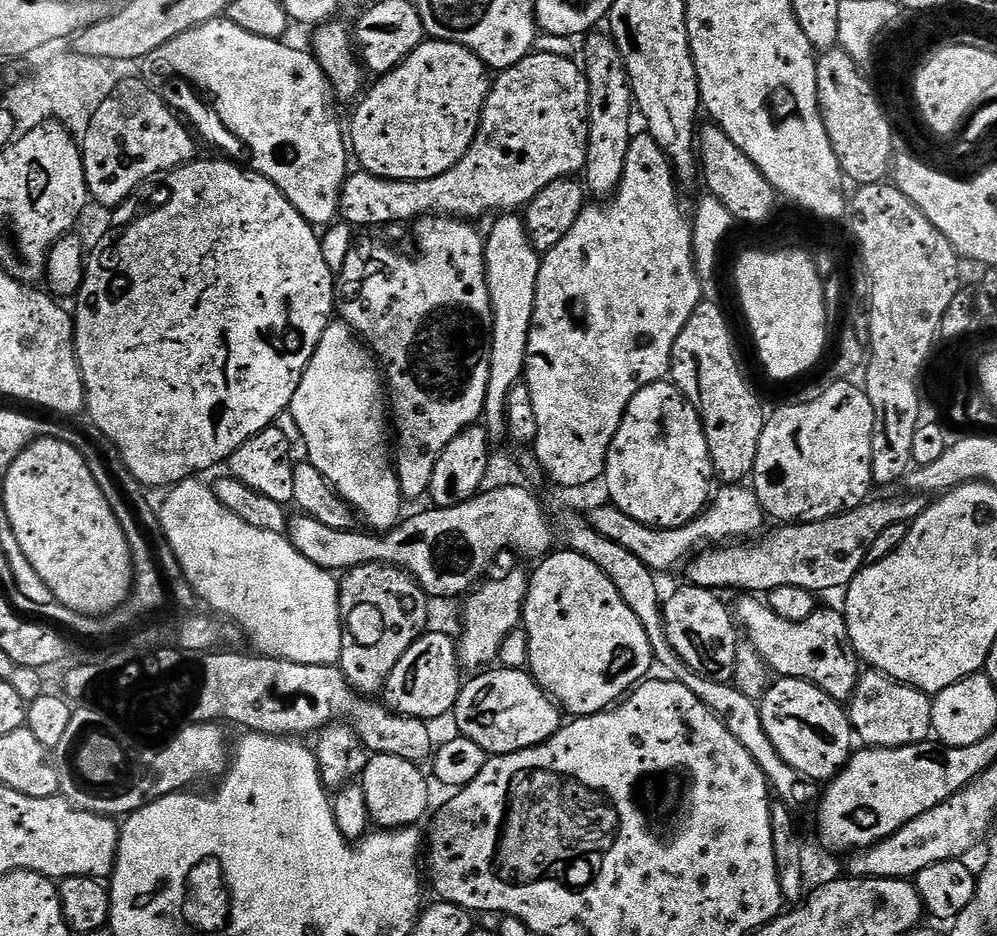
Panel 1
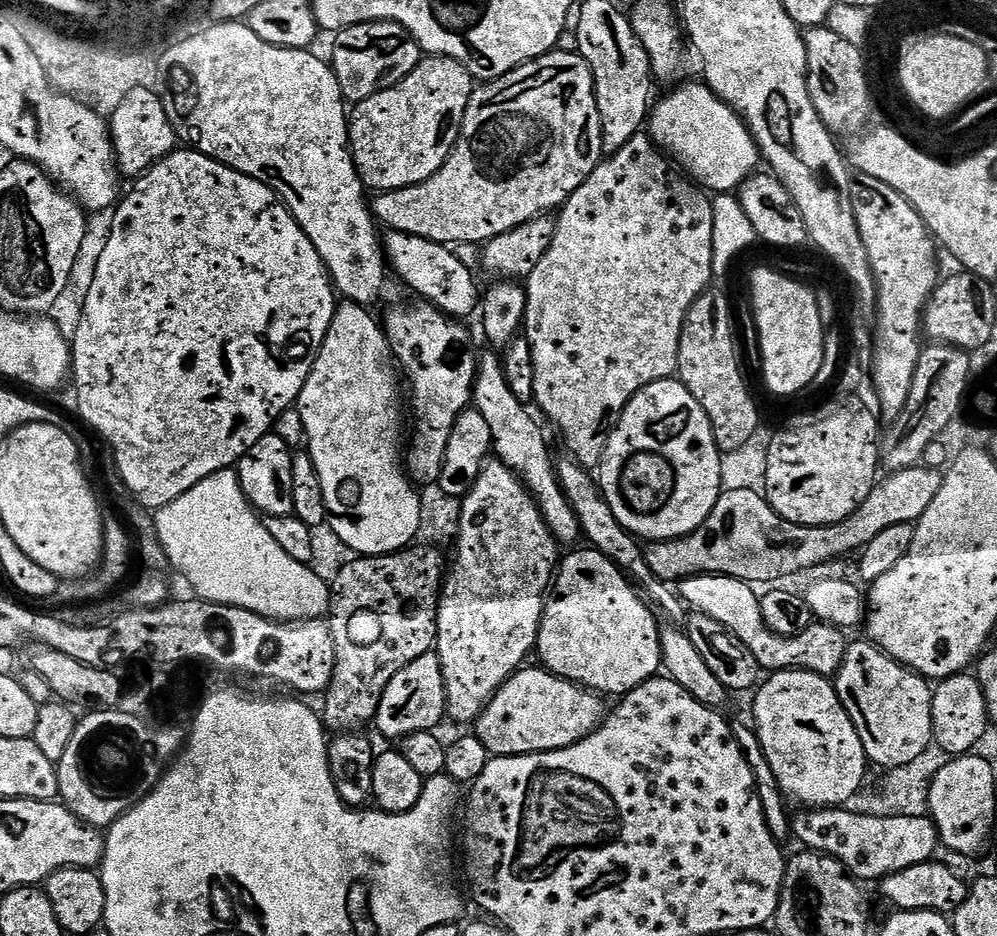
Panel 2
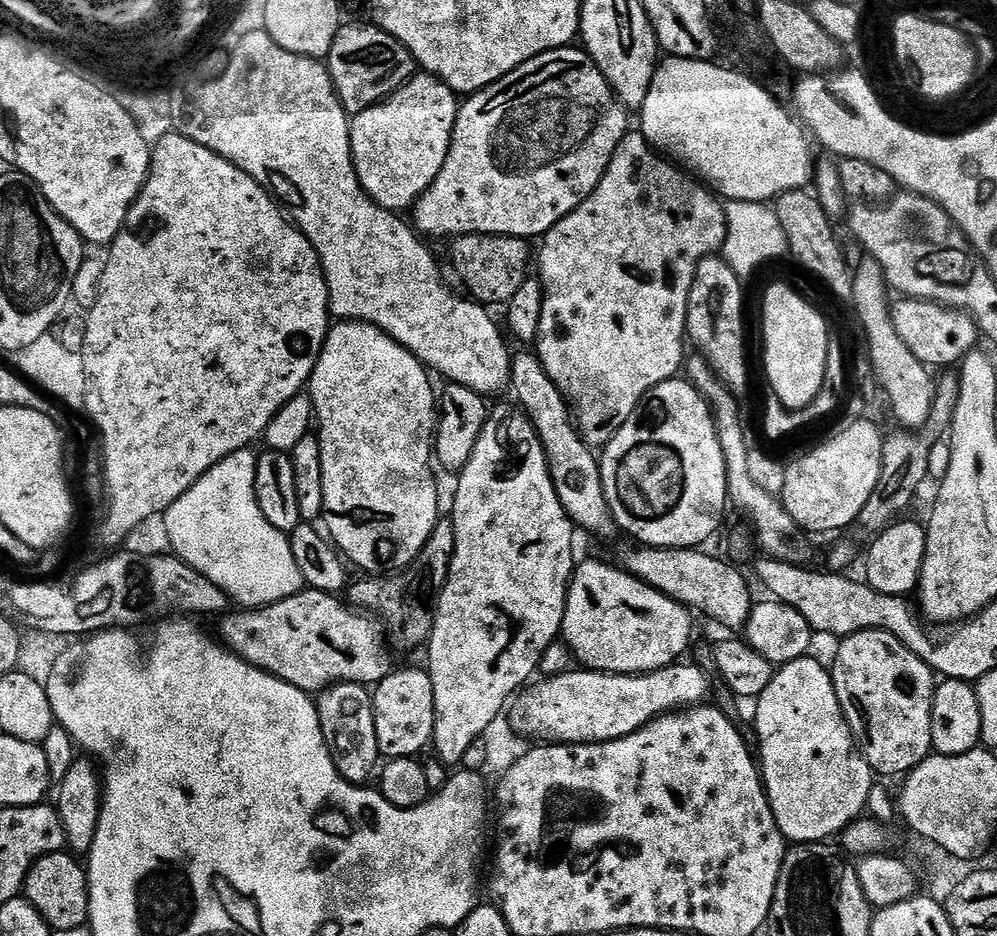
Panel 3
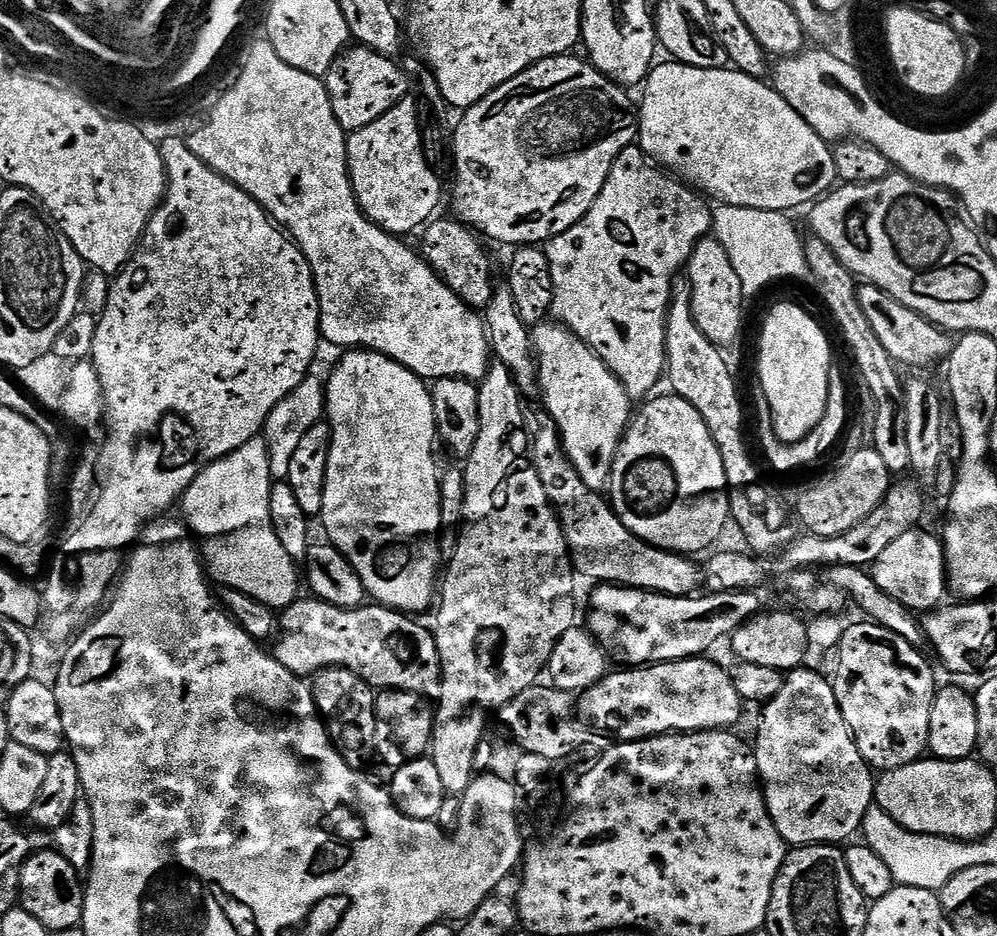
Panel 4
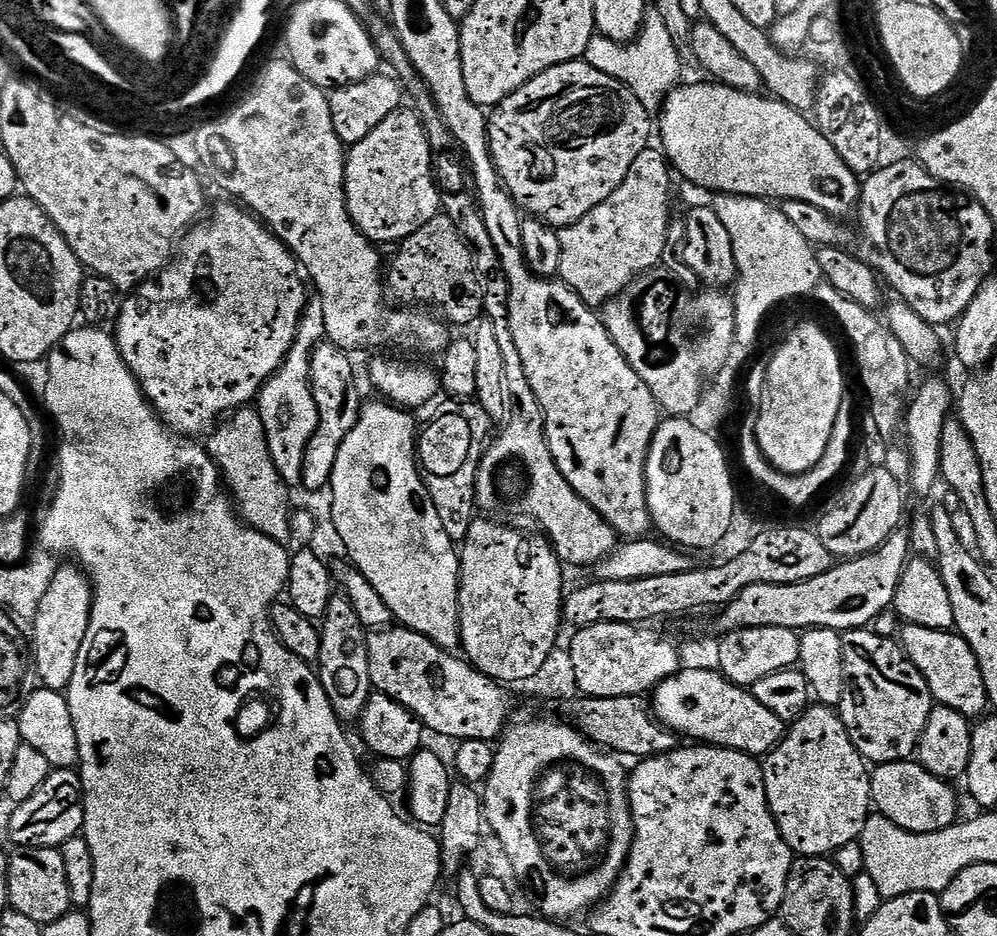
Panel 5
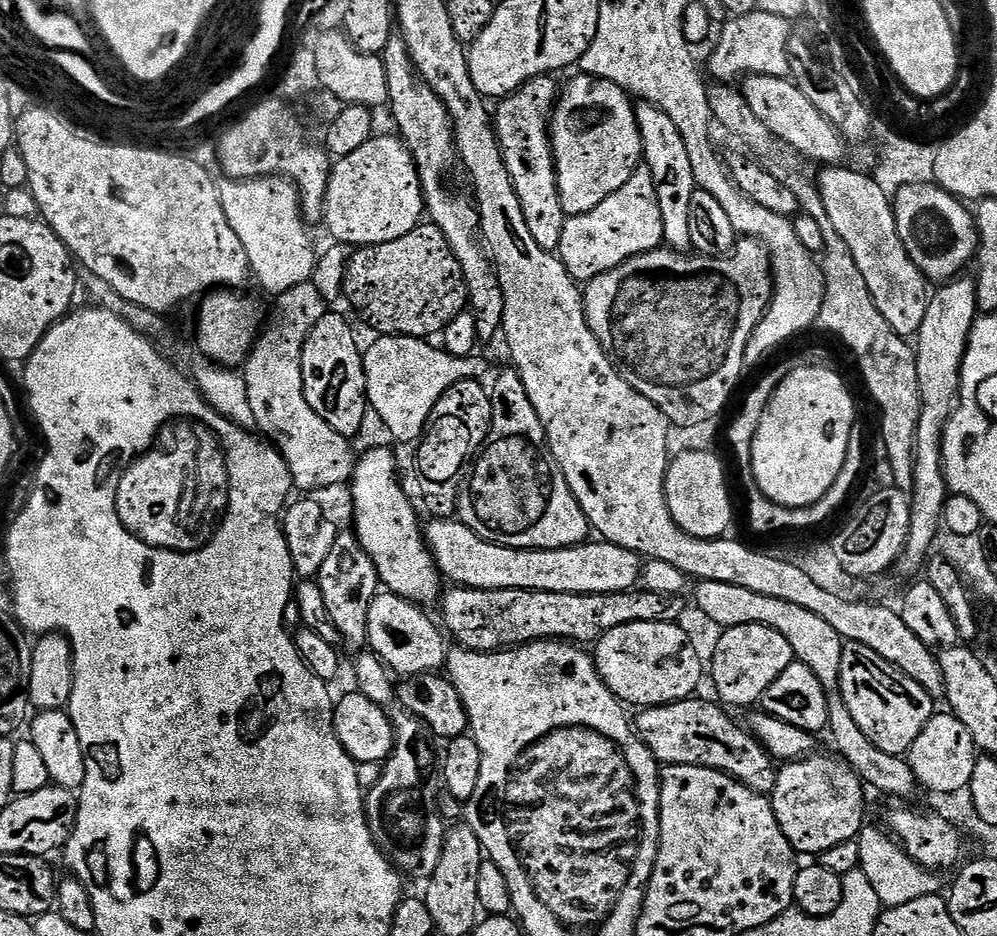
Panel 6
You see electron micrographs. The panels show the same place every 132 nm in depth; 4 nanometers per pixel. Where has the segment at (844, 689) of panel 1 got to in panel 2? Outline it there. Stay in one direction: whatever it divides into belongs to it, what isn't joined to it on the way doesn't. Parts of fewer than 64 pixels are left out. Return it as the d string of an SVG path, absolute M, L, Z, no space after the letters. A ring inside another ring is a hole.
M688 576L679 581L678 595L692 612L701 612L714 622L718 622L750 654L754 654L757 665L761 669L768 668L769 673L786 672L813 672L819 676L835 677L836 671L842 666L844 655L850 643L849 637L833 624L821 624L814 622L802 630L802 634L793 636L779 636L774 634L766 626L762 618L762 606L760 596L753 585L745 580L730 578L729 576Z

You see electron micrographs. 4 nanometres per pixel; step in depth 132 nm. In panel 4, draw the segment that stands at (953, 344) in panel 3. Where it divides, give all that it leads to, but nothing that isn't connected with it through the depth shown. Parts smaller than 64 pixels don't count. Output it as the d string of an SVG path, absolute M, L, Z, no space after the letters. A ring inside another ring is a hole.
M861 283L858 287L859 304L866 319L870 322L872 330L891 359L900 366L906 365L912 368L924 368L934 362L940 363L947 359L952 352L953 339L944 332L929 323L928 320L886 294L880 287L873 284Z

